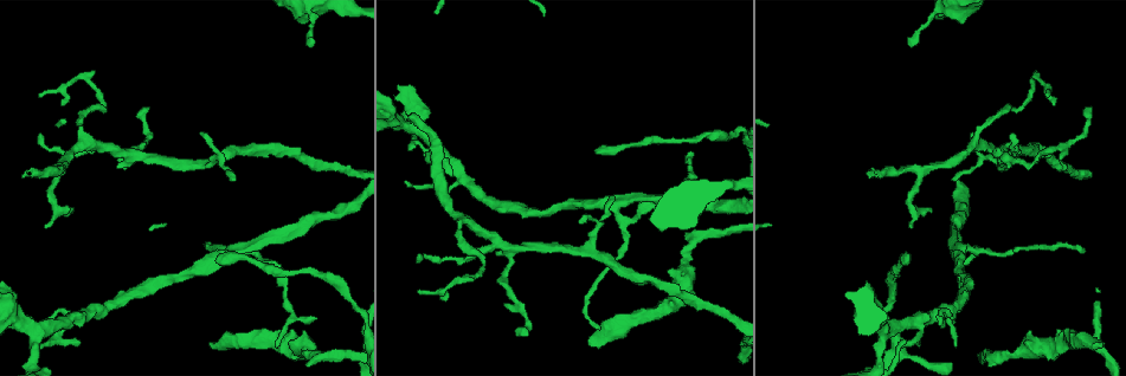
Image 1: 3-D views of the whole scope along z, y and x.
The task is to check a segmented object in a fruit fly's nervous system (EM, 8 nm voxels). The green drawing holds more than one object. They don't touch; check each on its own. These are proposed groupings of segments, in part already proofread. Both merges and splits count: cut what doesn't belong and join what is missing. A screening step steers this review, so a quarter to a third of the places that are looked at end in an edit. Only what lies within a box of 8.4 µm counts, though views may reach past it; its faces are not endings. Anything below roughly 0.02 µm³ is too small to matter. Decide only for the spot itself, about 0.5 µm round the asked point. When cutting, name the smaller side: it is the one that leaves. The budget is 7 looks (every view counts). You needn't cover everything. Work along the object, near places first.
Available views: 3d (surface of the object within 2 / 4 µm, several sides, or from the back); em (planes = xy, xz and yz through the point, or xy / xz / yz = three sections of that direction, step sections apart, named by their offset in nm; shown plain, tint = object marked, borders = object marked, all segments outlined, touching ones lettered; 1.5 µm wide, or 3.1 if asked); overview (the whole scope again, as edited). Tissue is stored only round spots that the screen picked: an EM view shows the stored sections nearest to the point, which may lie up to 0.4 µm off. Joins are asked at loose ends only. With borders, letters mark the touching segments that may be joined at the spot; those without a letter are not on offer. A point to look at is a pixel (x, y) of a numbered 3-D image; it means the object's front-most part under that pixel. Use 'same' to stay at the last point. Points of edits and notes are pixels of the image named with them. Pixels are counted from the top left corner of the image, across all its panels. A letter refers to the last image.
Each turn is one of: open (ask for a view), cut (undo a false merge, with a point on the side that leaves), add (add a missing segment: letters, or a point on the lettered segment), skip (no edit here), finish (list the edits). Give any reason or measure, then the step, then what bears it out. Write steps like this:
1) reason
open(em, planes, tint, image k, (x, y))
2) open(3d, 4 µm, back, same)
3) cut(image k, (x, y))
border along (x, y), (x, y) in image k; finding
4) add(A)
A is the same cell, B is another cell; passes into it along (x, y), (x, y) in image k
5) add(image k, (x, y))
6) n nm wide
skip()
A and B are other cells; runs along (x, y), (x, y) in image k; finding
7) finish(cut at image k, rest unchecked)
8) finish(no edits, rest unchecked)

long arm stops here
open(em, xy, step 4, borders, image 1, (209, 345))

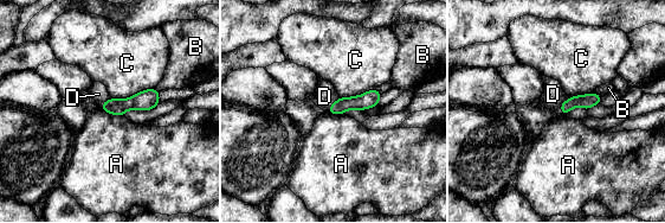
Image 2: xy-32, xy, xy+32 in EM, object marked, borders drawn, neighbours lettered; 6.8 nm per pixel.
another direction
open(em, planes, borders, same)

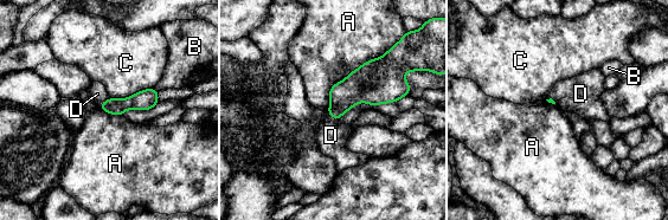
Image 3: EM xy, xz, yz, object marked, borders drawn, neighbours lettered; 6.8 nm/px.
add(D)
D is the same cell, A, B and C are other cells; it goes on there

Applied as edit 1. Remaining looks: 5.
open(overview)

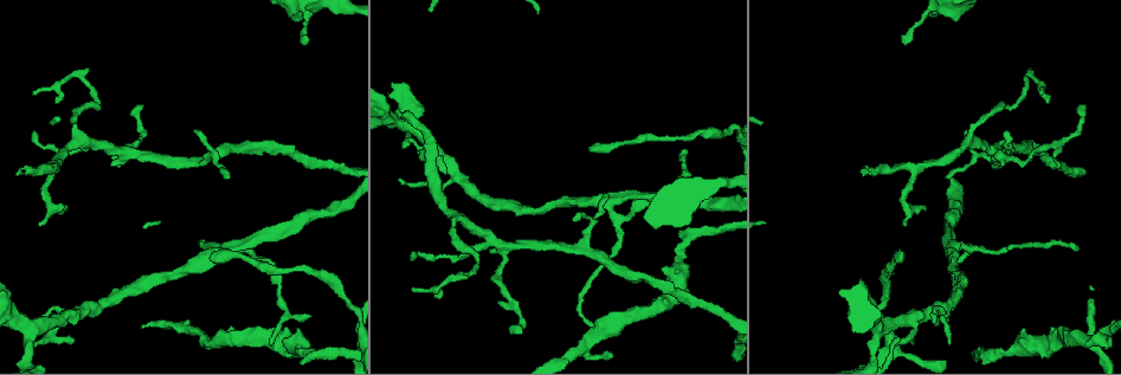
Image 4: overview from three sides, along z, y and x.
branch stops here
open(3d, 2 µm, image 4, (394, 111))

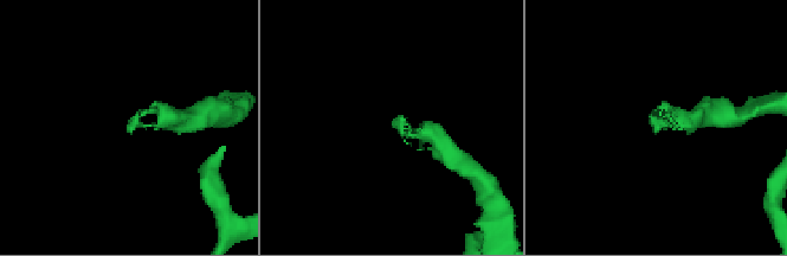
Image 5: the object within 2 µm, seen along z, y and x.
now the EM
open(em, xy, step 4, tint, image 5, (649, 118))

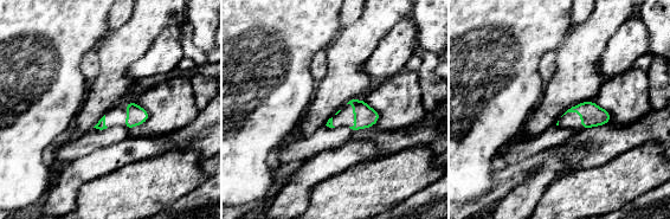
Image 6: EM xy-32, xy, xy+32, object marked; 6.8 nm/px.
cut it another way
open(em, planes, borders, same)

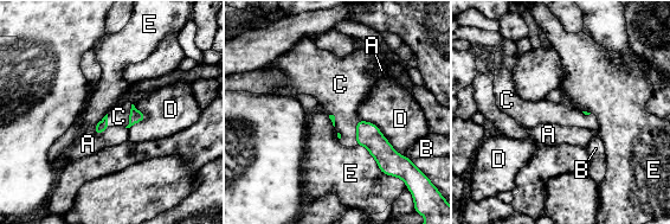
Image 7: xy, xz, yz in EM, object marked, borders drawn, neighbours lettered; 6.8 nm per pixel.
add(C)
C is the same cell, A, B, D and E are other cells; the cell continues

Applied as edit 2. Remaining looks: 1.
long arm stops here
open(em, planes, borders, image 4, (142, 108))

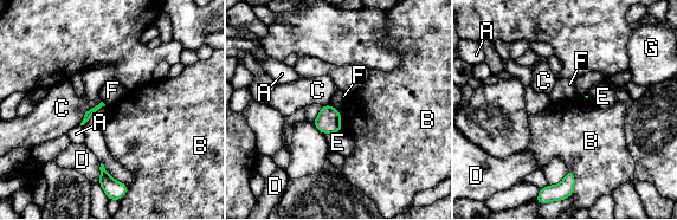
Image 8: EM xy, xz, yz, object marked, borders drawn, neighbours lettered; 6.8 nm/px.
C touches over 220 nm
skip()
A, B, C, D, E, F and G are other cells; border along (568, 168), (574, 176), (574, 188) in image 8; no lettered segment goes on from it

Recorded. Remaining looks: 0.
finish(add at image 3, add at image 7, rest unchecked)

